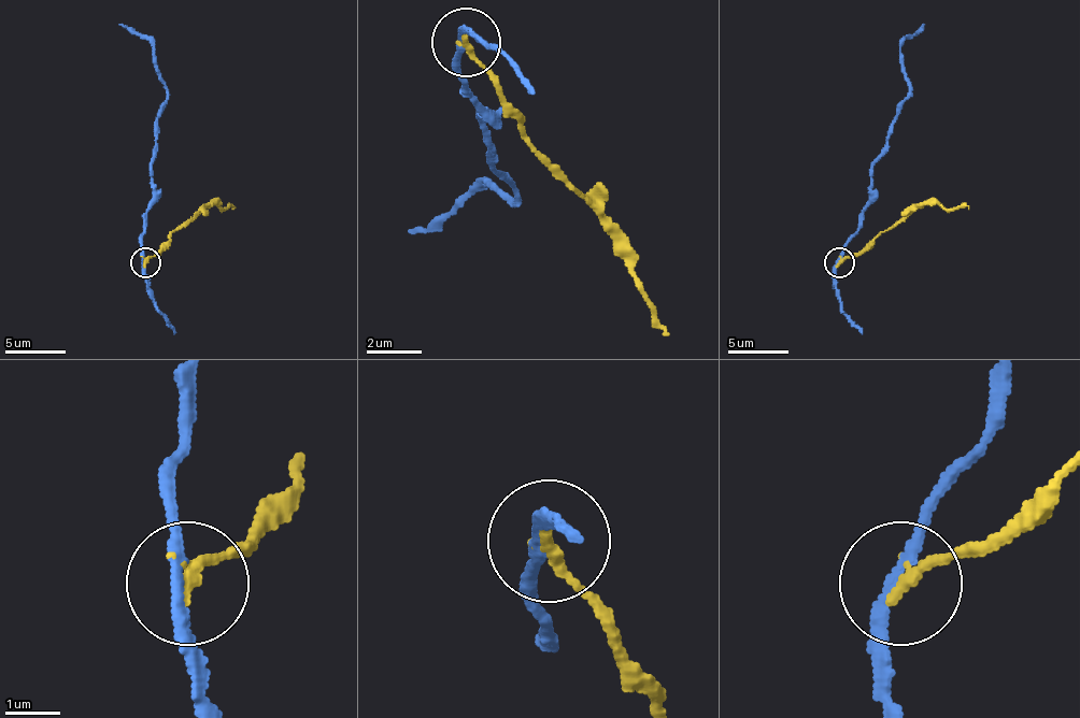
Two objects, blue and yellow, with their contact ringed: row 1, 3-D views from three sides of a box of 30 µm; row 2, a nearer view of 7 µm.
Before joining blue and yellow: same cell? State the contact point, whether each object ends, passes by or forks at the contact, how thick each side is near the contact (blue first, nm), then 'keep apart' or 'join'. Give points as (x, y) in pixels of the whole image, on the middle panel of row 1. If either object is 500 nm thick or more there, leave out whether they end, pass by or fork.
place (466, 42); blue passes by; yellow ends; calibres 190 and 200 nm; keep apart

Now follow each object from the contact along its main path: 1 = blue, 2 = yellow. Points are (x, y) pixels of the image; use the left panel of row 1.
1: (144, 263), (141, 239), (144, 214), (154, 199), (151, 162), (156, 147), (166, 83), (154, 46), (119, 25)
2: (144, 263), (169, 235), (205, 205), (236, 207)

